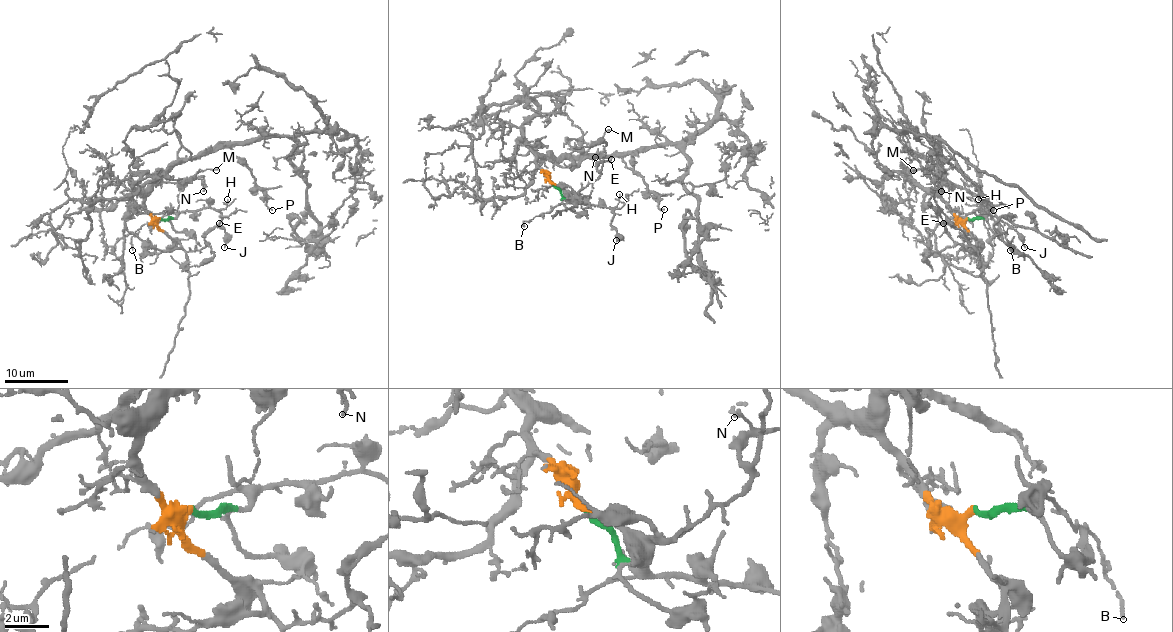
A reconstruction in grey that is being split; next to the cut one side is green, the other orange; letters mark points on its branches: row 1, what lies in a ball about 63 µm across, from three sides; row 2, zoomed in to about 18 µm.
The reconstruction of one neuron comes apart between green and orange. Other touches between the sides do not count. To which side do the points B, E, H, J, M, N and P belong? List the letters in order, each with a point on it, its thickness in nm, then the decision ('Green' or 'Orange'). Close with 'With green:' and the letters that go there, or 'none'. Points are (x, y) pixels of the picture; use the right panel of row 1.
B: Place: (1010, 250). Thickness 140 nm. Green
E: Place: (943, 223). Thickness 160 nm. Orange
H: Place: (978, 199). Thickness 130 nm. Green
J: Place: (1024, 247). Thickness 160 nm. Green
M: Place: (913, 170). Thickness 130 nm. Orange
N: Place: (941, 191). Thickness 110 nm. Orange
P: Place: (993, 210). Thickness 140 nm. Orange
With green: B, H, J

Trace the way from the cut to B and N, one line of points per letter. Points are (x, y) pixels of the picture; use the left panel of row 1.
B: (160, 218), (175, 215), (164, 215), (156, 223), (145, 223), (131, 237), (133, 250)
N: (160, 218), (145, 207), (144, 199), (155, 185), (199, 179), (202, 191)

